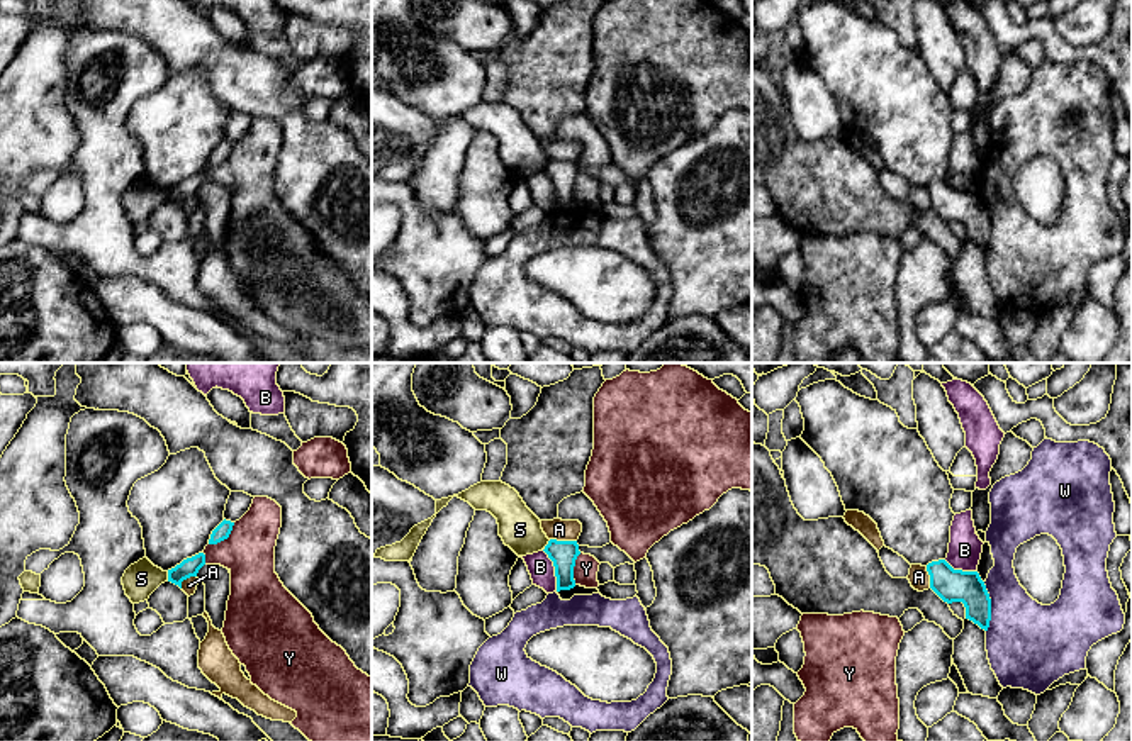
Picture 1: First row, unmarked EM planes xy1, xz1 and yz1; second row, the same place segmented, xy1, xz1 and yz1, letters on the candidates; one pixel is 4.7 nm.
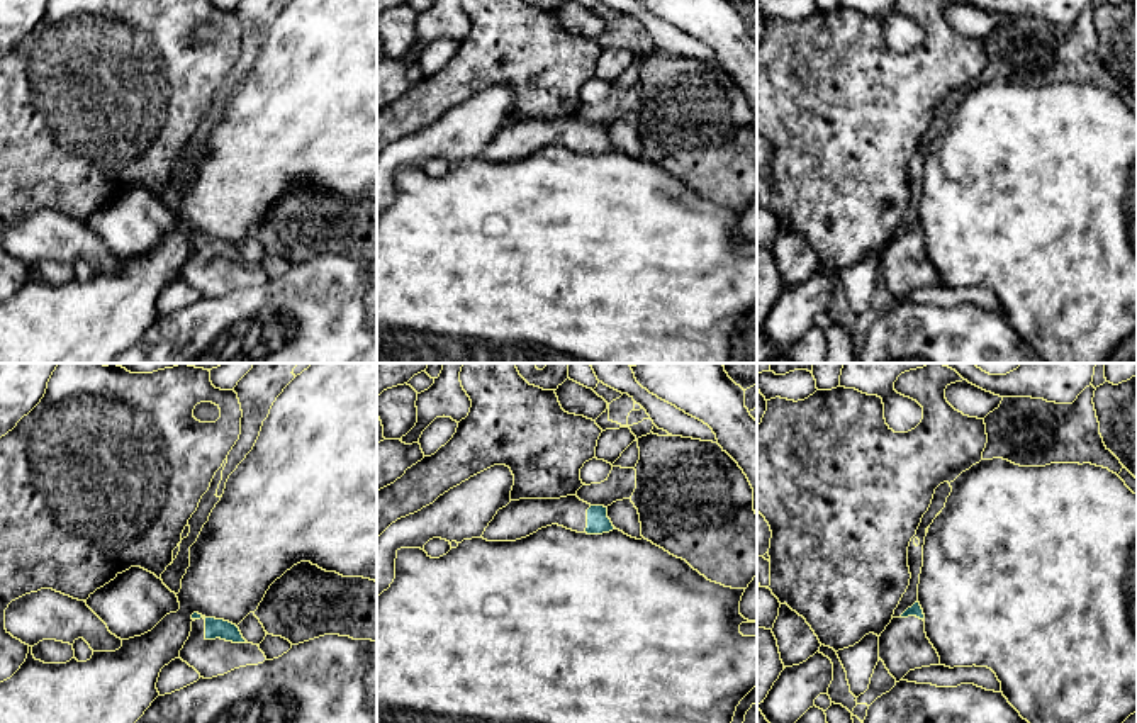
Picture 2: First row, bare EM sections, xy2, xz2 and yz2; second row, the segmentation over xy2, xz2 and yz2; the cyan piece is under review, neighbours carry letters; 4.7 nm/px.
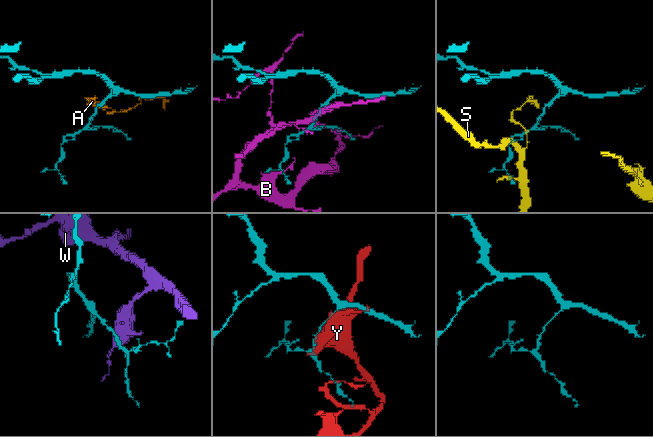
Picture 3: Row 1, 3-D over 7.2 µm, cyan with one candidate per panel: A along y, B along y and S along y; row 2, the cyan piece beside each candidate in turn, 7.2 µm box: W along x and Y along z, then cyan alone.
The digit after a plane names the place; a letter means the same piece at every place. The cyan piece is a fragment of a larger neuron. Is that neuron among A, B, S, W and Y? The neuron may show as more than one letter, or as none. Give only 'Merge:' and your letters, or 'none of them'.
Merge: none of them

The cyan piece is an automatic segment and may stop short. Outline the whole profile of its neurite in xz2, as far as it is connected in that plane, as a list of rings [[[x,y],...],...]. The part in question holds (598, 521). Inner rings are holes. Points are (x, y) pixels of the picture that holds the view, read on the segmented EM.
[[[567,496],[560,499],[511,501],[497,511],[482,538],[487,541],[516,541],[552,524],[587,535],[616,530],[608,518],[608,507],[591,506],[577,496]]]

